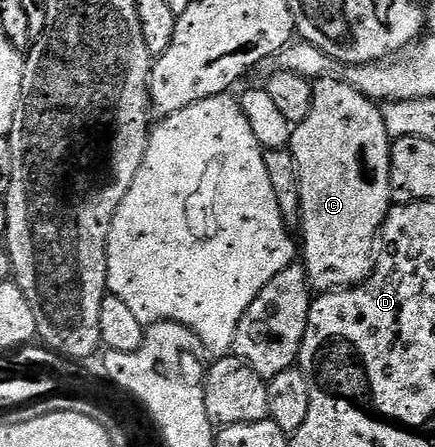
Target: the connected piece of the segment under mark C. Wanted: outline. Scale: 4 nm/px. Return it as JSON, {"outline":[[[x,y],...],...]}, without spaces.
{"outline":[[[341,77],[319,79],[311,90],[308,117],[297,124],[291,133],[288,150],[298,171],[300,193],[300,259],[306,269],[307,280],[315,292],[341,291],[344,287],[357,287],[374,270],[376,240],[386,220],[392,200],[390,198],[390,135],[384,127],[381,106],[364,97]]]}

